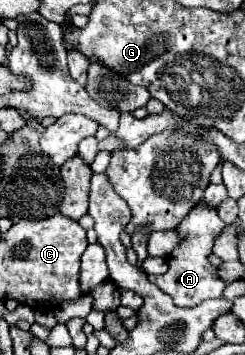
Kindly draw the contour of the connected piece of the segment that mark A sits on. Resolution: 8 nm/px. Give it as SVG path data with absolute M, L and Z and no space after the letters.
M196 206L180 222L178 228L182 228L184 240L168 256L168 266L170 266L168 272L162 276L150 276L150 282L154 282L162 292L172 296L176 306L192 308L192 306L200 304L202 300L222 298L224 282L218 278L218 270L210 264L208 256L212 254L212 244L224 226L226 224L220 220L216 210L208 208L208 206Z

